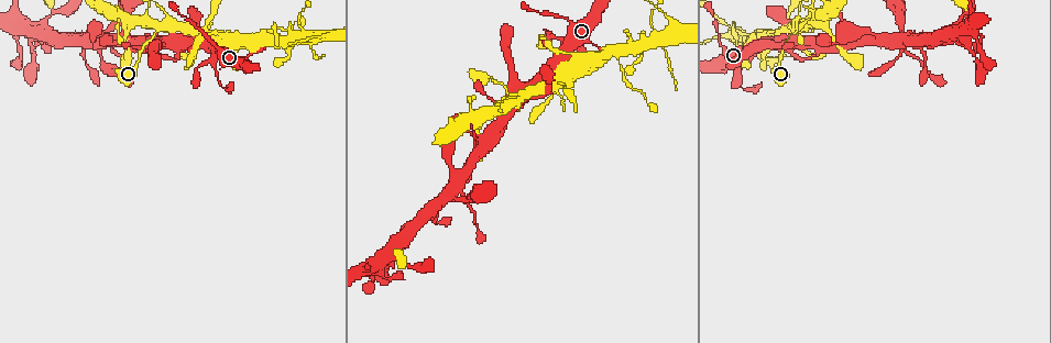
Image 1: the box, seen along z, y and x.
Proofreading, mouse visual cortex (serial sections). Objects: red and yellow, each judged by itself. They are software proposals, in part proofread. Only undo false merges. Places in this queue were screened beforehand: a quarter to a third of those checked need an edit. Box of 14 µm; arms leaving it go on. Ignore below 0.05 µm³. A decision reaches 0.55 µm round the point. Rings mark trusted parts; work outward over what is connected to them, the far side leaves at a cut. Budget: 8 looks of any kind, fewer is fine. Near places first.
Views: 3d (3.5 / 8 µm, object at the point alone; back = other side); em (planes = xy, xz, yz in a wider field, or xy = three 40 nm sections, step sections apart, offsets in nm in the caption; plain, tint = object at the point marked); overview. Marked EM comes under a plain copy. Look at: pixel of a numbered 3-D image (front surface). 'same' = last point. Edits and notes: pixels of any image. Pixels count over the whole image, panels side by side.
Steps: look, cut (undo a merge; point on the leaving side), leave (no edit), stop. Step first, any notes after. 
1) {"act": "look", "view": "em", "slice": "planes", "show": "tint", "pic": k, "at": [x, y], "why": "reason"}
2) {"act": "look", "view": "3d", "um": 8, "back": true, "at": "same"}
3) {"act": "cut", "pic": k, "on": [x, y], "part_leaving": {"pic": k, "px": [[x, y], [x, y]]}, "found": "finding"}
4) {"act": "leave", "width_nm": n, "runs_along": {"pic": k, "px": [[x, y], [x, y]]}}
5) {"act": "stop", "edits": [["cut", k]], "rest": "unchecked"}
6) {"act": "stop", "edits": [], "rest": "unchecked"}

{"act": "look", "view": "3d", "um": 3.5, "back": true, "pic": 1, "at": [476, 141], "why": "a narrow waist"}

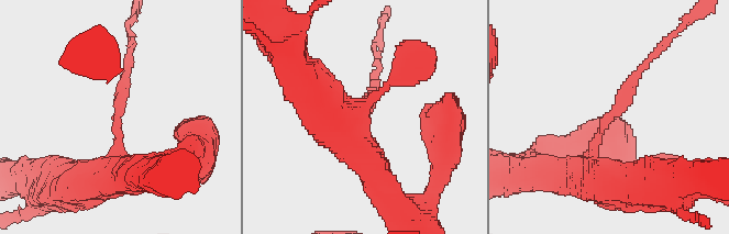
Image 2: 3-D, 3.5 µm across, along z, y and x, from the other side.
{"act": "look", "view": "em", "slice": "xy", "step": 5, "show": "tint", "pic": 2, "at": [605, 124]}

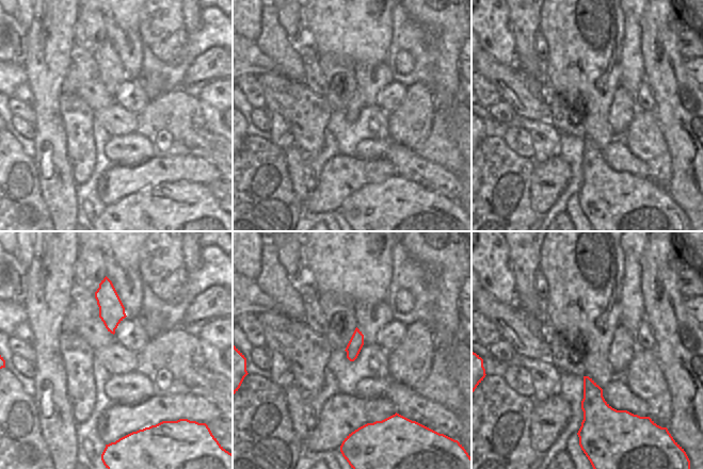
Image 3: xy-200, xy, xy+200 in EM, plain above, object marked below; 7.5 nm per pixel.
{"act": "cut", "pic": 2, "on": [634, 76], "part_leaving": {"pic": 2, "px": [[615, 110], [645, 63], [660, 53]]}, "found": "two cells meet here"}

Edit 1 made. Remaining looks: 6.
{"act": "look", "view": "overview", "why": "see it whole again"}

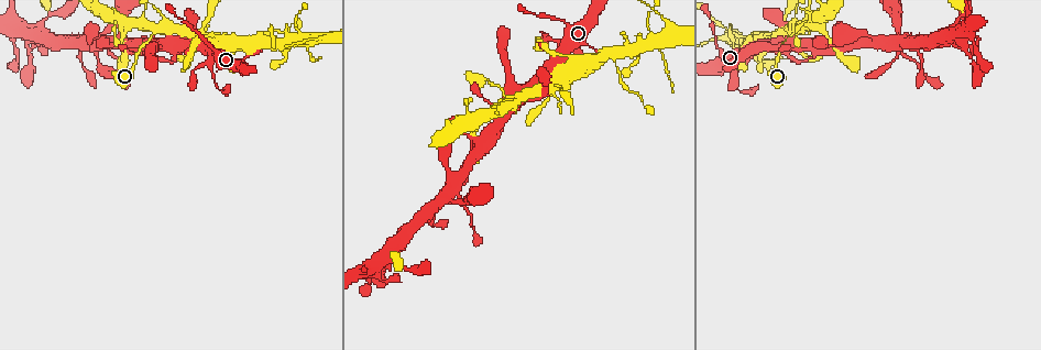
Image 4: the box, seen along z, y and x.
{"act": "look", "view": "3d", "um": 3.5, "pic": 4, "at": [146, 42], "why": "a narrow waist"}

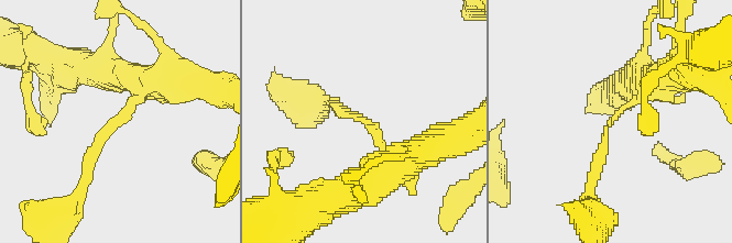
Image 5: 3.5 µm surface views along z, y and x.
{"act": "look", "view": "em", "slice": "xy", "step": 3, "show": "tint", "pic": 5, "at": [606, 126], "why": "now the EM"}

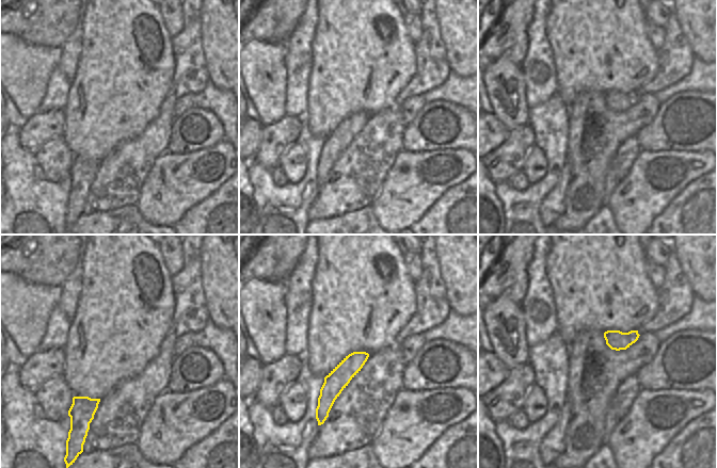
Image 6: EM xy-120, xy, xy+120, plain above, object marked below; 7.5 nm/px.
{"act": "leave", "arm_widths_nm": [150, 200], "runs_along": {"pic": 5, "px": [[82, 186], [93, 150], [150, 81]]}, "found": "one cell here"}

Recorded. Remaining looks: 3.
{"act": "look", "view": "3d", "um": 3.5, "pic": 4, "at": [556, 81], "why": "four or more arms meet"}

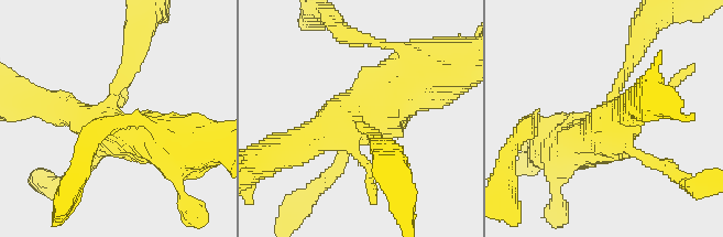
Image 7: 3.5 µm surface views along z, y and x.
{"act": "look", "view": "em", "slice": "xy", "step": 2, "show": "tint", "pic": 7, "at": [359, 118], "why": "now the EM"}

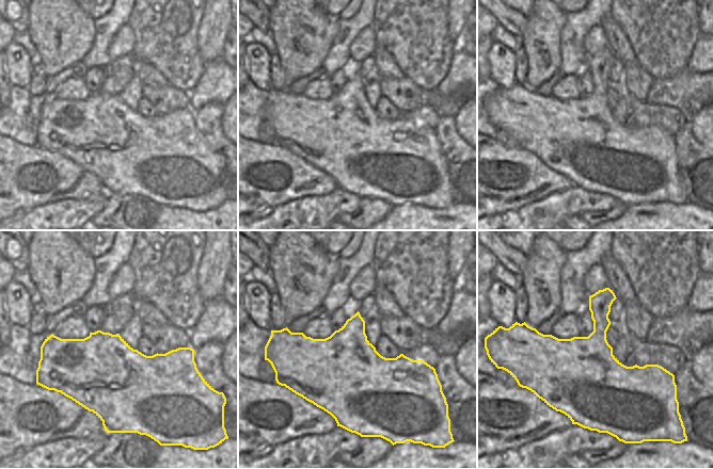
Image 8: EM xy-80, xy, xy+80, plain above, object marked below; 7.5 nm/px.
{"act": "look", "view": "em", "slice": "xy", "step": 3, "show": "tint", "at": "same", "why": "another direction"}

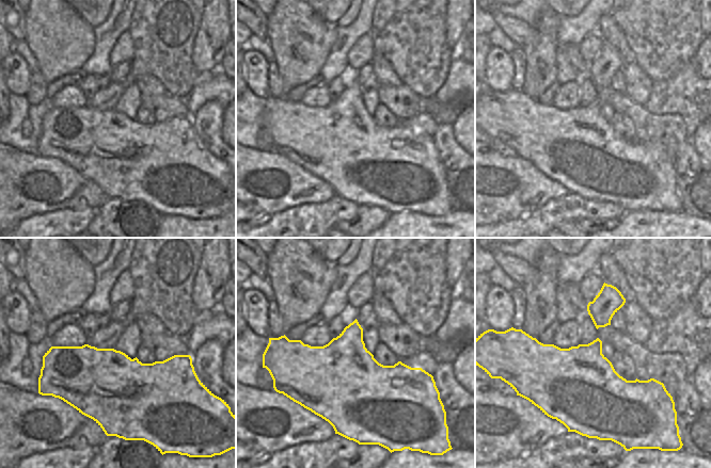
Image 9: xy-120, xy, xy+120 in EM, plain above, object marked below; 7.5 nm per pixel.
{"act": "leave", "runs_along": {"pic": 7, "px": [[297, 141], [344, 128], [415, 74]]}, "found": "all the same cell"}

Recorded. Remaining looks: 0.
{"act": "stop", "edits": [["cut", 2]], "rest": "unchecked"}

